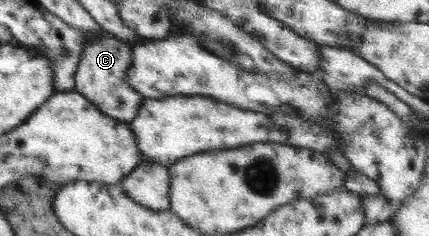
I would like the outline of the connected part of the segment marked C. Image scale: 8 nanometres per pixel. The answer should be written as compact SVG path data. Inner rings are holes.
M107 33L99 37L87 37L75 71L74 86L75 91L89 99L102 113L128 123L137 116L139 106L145 100L145 96L127 83L127 72L131 70L134 62L132 48L131 44Z

